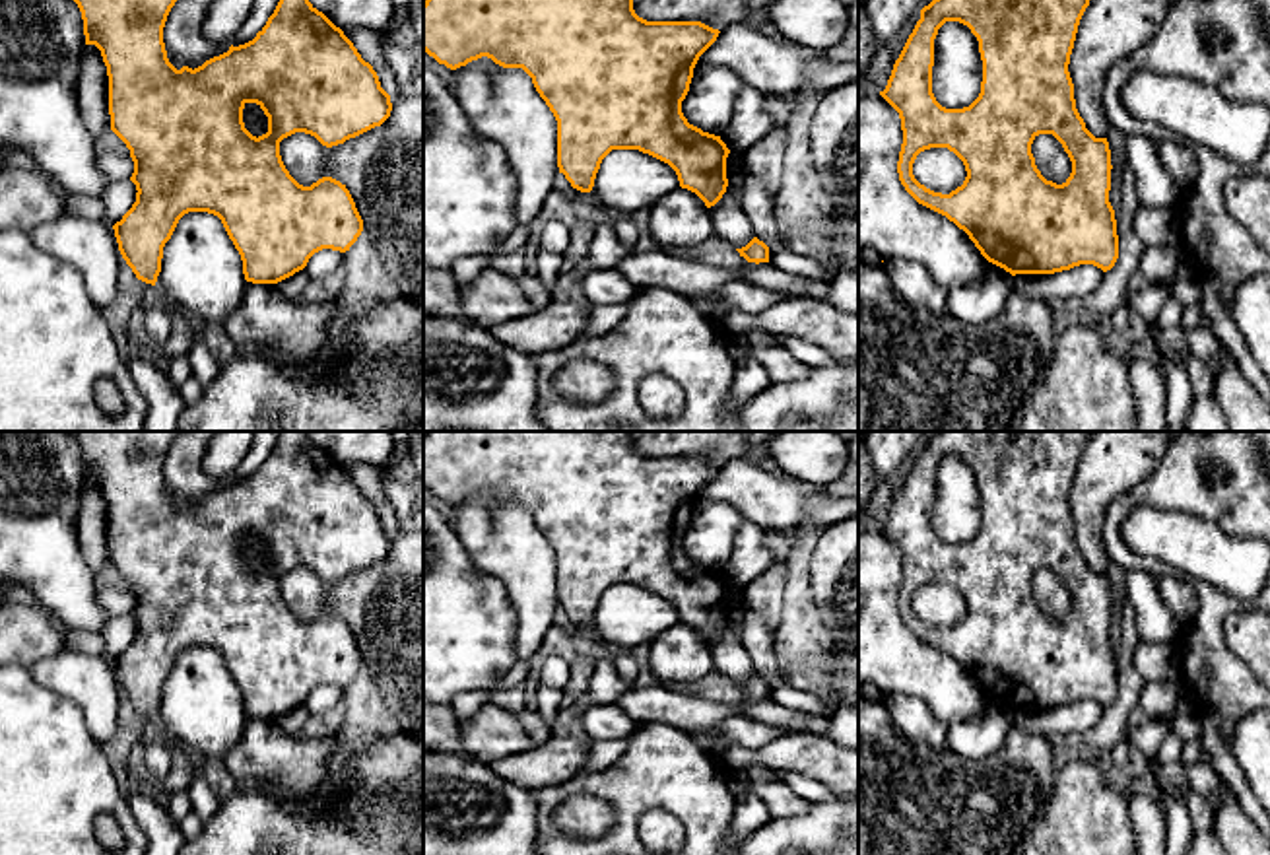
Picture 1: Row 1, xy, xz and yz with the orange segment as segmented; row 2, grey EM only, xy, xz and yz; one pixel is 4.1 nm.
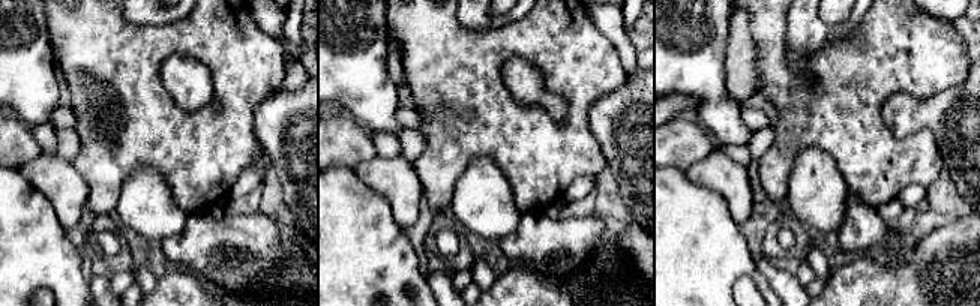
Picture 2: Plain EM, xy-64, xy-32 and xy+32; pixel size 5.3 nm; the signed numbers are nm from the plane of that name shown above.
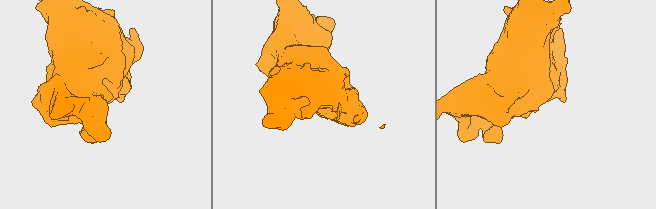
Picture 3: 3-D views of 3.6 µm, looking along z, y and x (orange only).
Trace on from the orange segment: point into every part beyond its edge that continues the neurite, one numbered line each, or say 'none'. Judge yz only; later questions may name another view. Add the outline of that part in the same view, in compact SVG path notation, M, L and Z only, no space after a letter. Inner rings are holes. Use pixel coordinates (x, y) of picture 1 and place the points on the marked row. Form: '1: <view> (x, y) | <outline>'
none

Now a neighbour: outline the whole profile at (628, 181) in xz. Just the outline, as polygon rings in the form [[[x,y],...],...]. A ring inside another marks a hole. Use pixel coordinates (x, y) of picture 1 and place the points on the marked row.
[[[612,150],[600,163],[592,192],[618,216],[629,216],[678,187],[678,175],[668,163],[639,150]]]

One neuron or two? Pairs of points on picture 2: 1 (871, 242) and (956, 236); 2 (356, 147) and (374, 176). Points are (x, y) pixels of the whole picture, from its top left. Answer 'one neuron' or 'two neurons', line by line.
1: two neurons
2: two neurons

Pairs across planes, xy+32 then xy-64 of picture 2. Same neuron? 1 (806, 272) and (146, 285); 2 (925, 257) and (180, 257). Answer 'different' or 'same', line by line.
1: different
2: different

